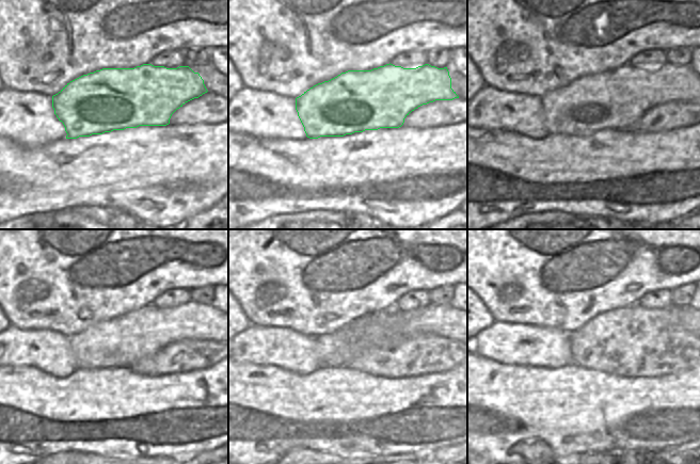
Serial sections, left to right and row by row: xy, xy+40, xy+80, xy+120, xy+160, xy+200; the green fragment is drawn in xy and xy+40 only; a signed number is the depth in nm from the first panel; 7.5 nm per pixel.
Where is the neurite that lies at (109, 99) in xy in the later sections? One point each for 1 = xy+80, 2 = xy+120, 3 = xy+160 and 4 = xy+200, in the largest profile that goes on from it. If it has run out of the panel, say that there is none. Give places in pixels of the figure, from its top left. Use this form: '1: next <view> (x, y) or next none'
1: next xy+80 (616, 99)
2: next xy+120 (117, 342)
3: next xy+160 (338, 349)
4: next xy+200 (684, 314)

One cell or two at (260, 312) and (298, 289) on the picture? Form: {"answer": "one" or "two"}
{"answer": "one"}

